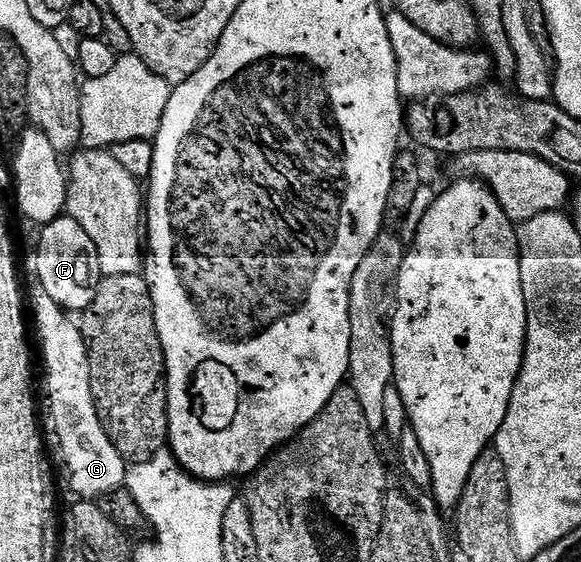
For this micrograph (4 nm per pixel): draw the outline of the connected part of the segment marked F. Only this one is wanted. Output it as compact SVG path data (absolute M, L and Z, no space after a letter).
M61 216L45 225L39 232L40 243L36 246L34 274L46 288L47 295L67 312L82 312L94 300L102 275L94 240L86 236L82 224L73 218Z

